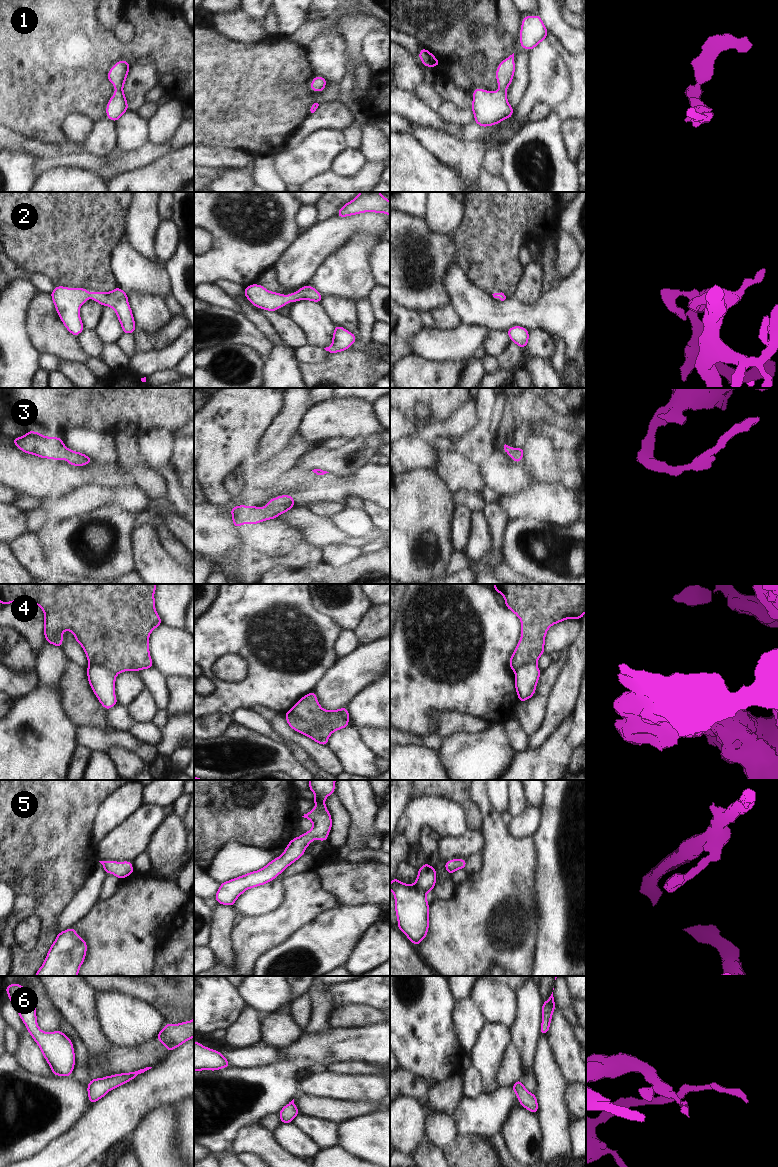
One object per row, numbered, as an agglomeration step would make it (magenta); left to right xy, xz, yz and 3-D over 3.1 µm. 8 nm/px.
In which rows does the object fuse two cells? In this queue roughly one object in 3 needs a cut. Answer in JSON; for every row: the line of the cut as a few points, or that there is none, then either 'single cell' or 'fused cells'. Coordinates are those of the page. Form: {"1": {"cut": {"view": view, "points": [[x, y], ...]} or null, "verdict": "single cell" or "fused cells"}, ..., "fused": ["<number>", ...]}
{"1": {"cut": null, "verdict": "single cell"}, "2": {"cut": null, "verdict": "single cell"}, "3": {"cut": null, "verdict": "single cell"}, "4": {"cut": {"view": "xz", "points": [[285, 715], [296, 715], [306, 721], [317, 723], [320, 727]]}, "verdict": "fused cells"}, "5": {"cut": null, "verdict": "single cell"}, "6": {"cut": null, "verdict": "single cell"}, "fused": ["4"]}

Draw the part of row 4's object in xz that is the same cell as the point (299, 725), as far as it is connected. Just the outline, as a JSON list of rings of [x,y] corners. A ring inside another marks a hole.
[[[285,716],[285,719],[290,728],[302,735],[306,735],[307,732],[313,728],[320,728],[319,724],[306,722],[297,716]]]

